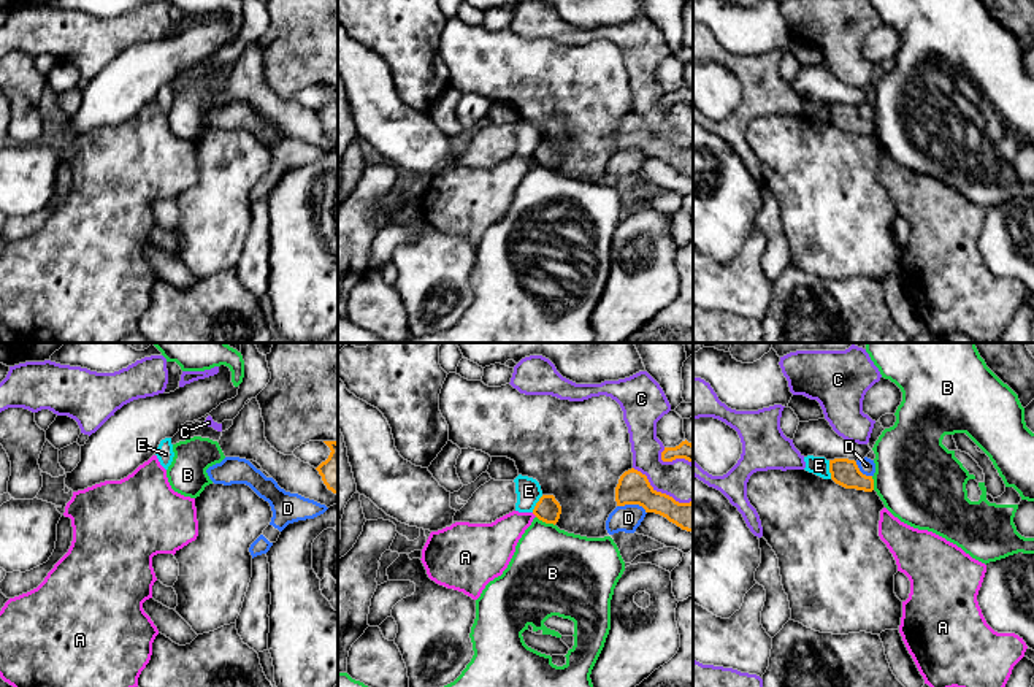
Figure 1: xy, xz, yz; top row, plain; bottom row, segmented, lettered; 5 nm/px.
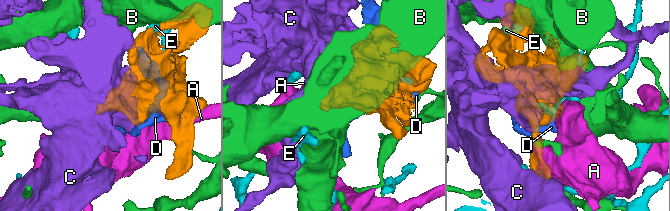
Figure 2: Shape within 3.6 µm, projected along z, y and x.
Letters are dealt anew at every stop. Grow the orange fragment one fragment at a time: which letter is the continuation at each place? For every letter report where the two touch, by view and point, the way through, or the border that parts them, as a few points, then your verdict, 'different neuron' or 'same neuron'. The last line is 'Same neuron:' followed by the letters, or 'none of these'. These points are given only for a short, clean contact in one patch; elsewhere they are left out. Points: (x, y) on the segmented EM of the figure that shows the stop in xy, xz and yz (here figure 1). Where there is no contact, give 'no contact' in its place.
A: contact xz (535, 514); border xz (532, 513), (536, 516); different neuron
B: contact xz (546, 522); different neuron
C: contact xz (660, 492); different neuron
D: contact xz (633, 503); different neuron
E: contact yz (830, 470); different neuron
Same neuron: none of these

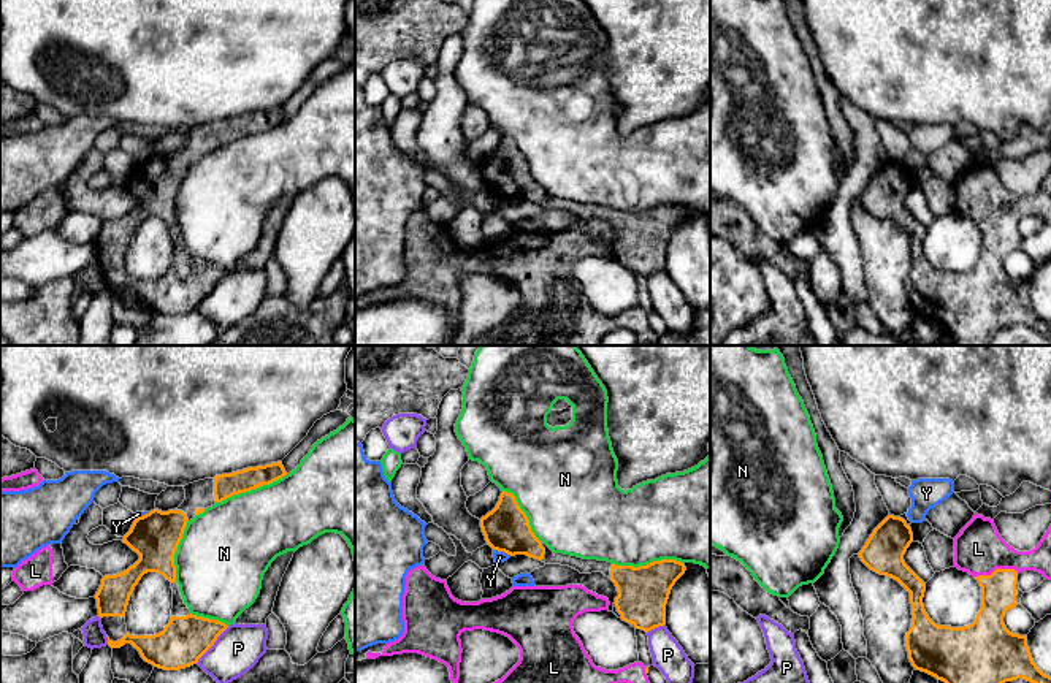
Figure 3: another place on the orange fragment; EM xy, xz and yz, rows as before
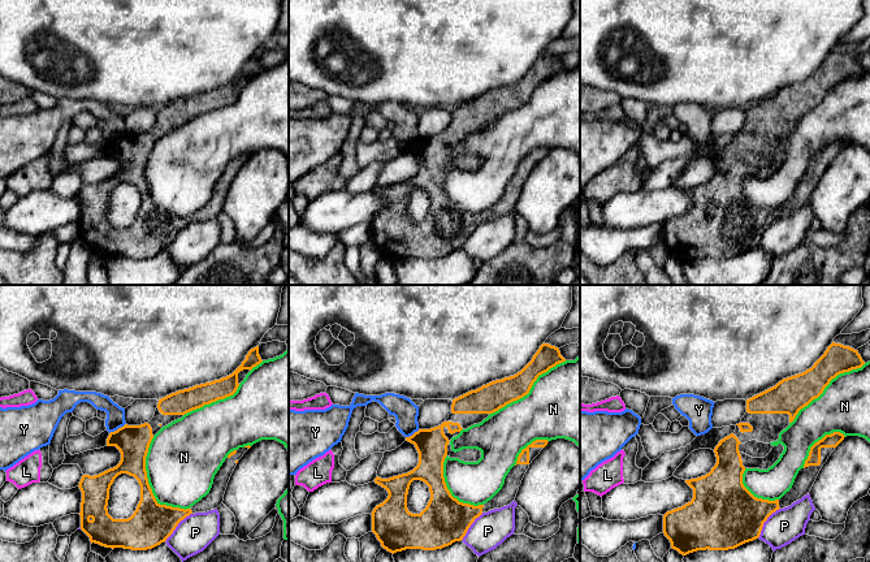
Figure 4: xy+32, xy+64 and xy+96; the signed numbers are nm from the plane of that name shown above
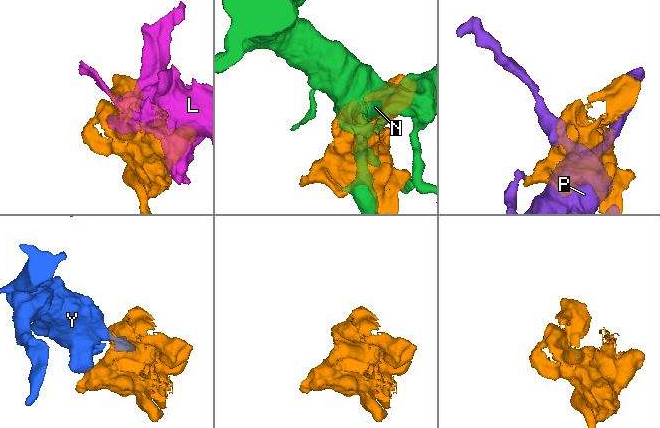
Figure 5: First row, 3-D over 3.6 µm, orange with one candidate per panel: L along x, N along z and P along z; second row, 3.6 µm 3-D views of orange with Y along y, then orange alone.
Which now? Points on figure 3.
L: contact yz (996, 569); same neuron
N: contact xz (647, 564); different neuron
P: contact xy (213, 644); different neuron
Y: contact xz (503, 550); border xz (493, 549), (511, 555); different neuron
Same neuron: L

